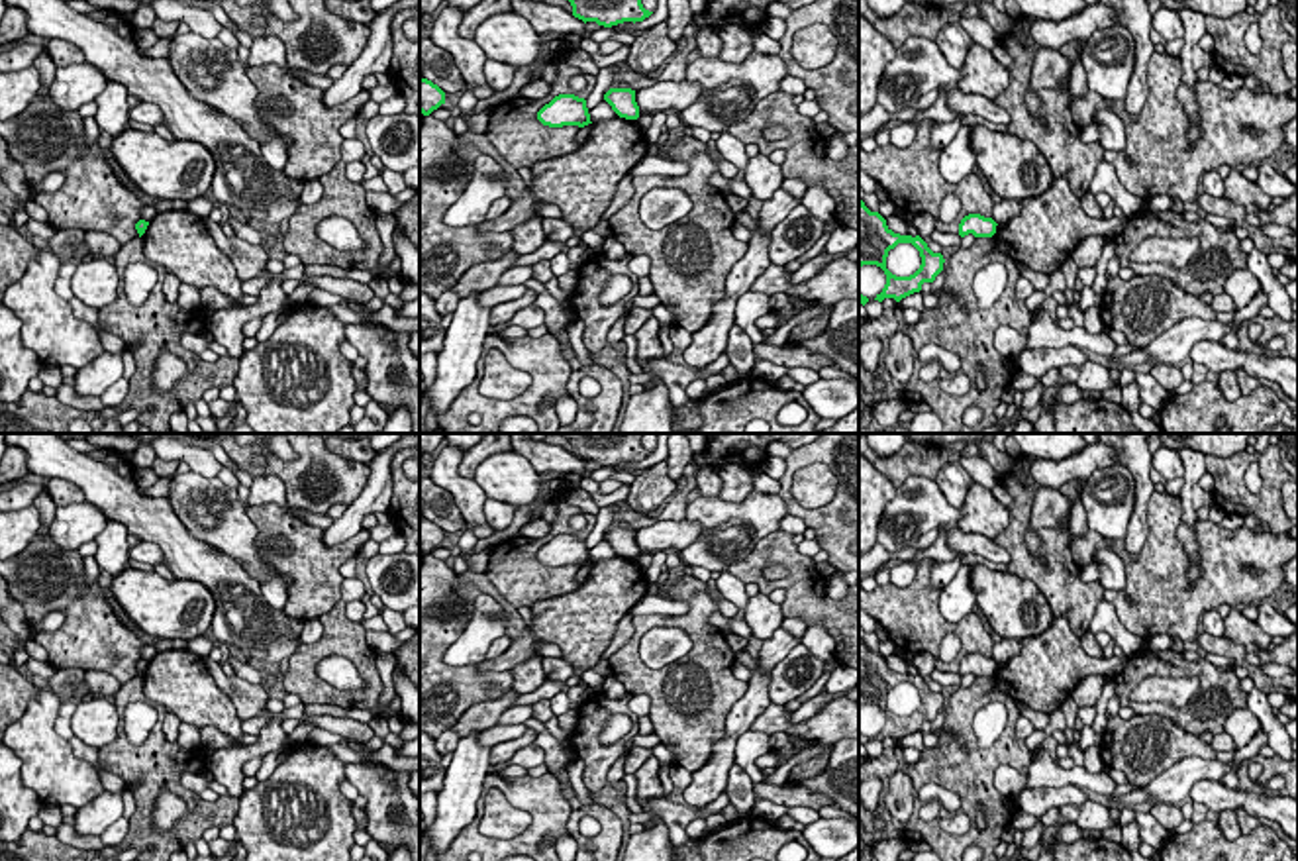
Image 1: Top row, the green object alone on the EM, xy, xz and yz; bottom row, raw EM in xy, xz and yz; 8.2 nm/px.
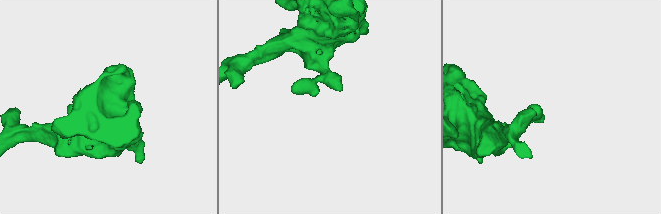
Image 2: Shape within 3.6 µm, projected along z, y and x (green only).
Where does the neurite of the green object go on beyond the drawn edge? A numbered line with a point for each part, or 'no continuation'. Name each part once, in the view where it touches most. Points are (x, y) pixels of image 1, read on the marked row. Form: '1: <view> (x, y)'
no continuation

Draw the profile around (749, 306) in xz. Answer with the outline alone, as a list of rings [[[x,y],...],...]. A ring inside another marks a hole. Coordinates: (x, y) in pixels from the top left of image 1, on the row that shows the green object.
[[[747,290],[737,298],[733,314],[735,326],[745,329],[753,343],[765,341],[765,335],[755,328],[755,322],[771,312],[769,298],[771,294],[753,290]]]

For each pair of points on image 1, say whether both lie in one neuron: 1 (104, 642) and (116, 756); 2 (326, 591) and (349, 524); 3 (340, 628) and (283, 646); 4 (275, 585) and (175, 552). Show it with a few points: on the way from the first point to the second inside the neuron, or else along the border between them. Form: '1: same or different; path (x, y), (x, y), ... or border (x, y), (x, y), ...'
1: different; border (138, 675), (122, 685)
2: different; border (361, 528), (338, 544), (326, 546), (322, 542)
3: different; border (300, 642), (289, 659)
4: different; border (259, 585), (261, 597), (283, 610)

